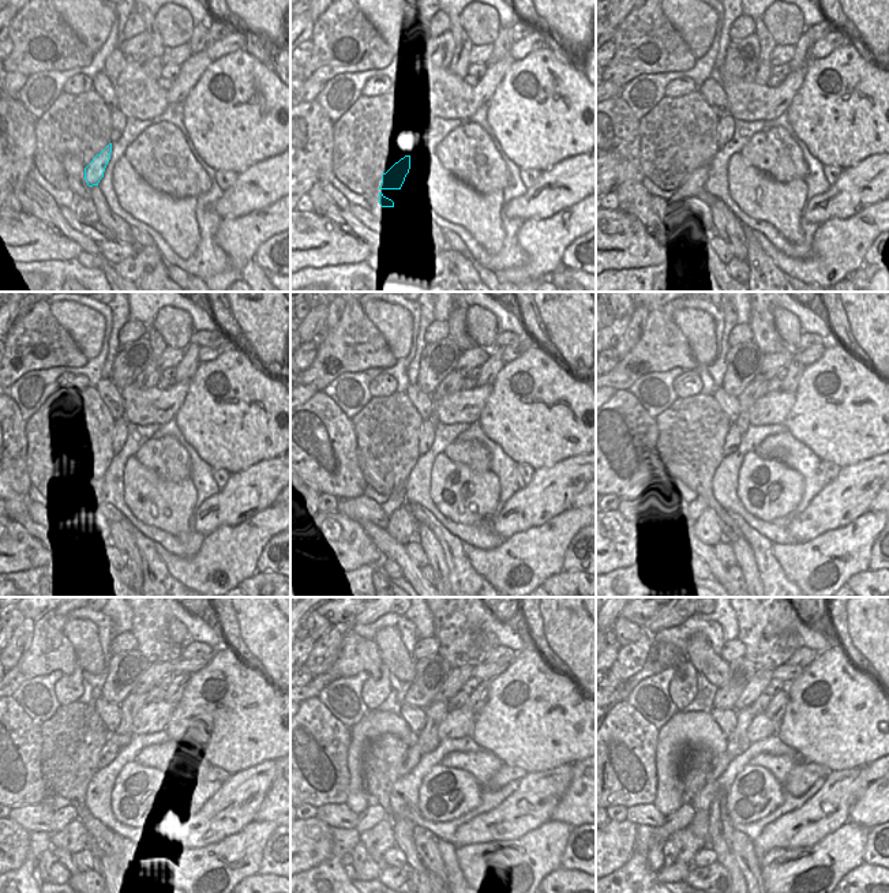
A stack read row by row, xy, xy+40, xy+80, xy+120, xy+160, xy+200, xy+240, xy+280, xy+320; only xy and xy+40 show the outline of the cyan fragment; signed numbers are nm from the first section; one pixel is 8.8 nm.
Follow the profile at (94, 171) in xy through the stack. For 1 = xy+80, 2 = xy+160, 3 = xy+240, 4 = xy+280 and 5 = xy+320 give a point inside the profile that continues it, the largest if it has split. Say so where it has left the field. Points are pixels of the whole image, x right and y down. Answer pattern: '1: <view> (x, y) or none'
1: xy+80 (694, 184)
2: xy+160 (390, 503)
3: xy+240 (64, 815)
4: xy+280 (371, 815)
5: xy+320 (678, 820)

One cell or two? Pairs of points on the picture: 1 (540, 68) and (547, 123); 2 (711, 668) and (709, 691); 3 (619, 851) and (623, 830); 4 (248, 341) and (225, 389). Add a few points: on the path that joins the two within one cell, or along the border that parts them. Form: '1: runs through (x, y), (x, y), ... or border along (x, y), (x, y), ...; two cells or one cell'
1: runs through (540, 82), (543, 109); one cell
2: border along (697, 671), (717, 687); two cells
3: runs through (619, 845), (621, 836); one cell
4: border along (239, 346), (247, 355); two cells

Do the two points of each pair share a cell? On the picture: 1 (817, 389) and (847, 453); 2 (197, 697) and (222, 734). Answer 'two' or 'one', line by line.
1: one
2: one

